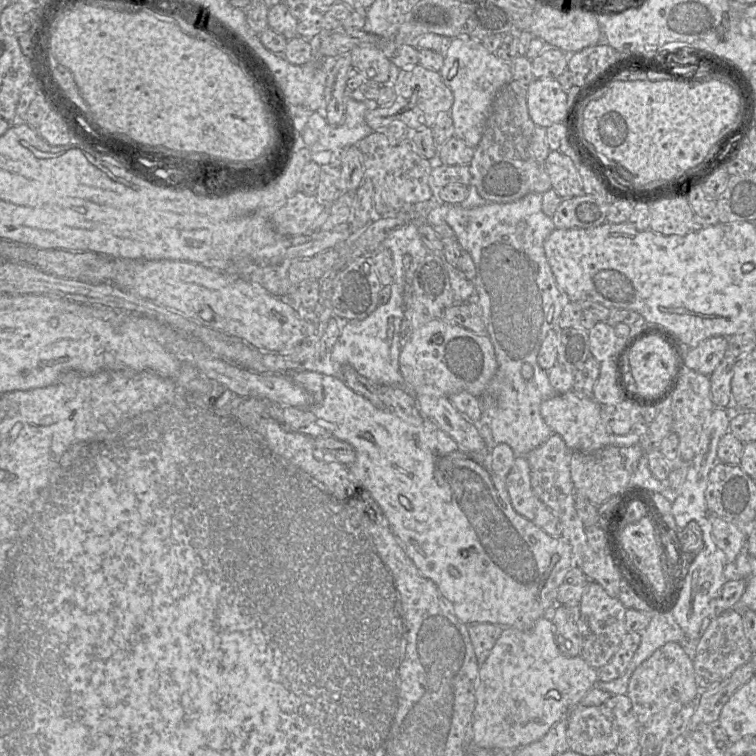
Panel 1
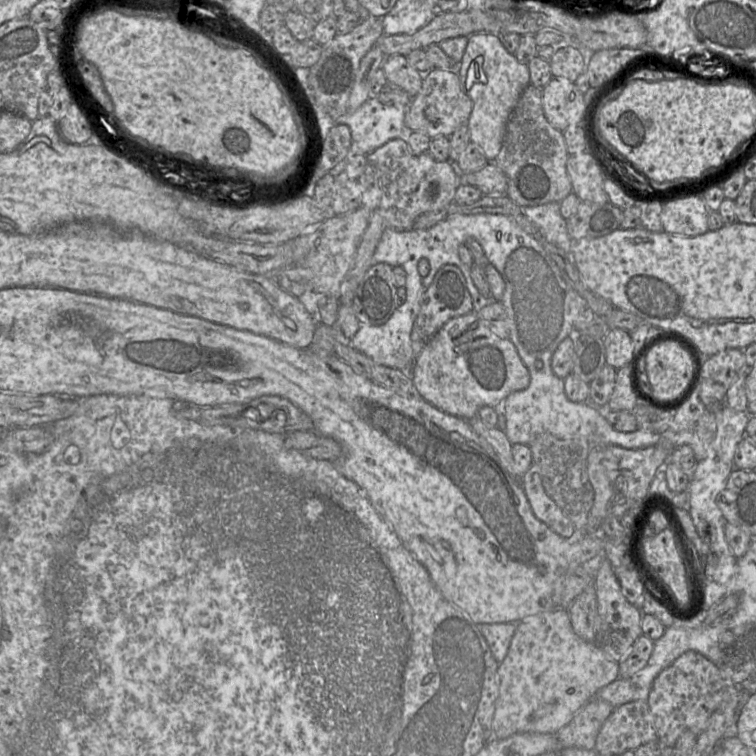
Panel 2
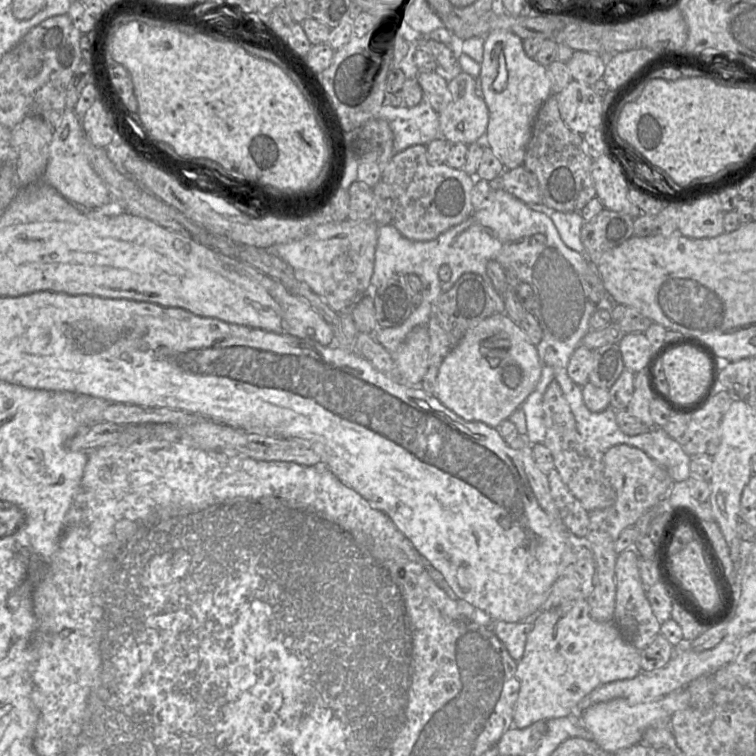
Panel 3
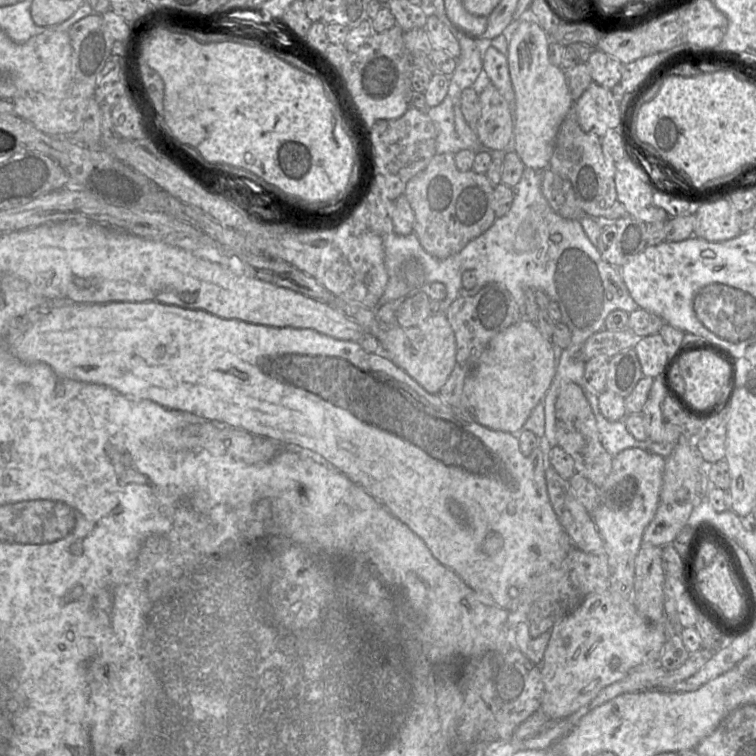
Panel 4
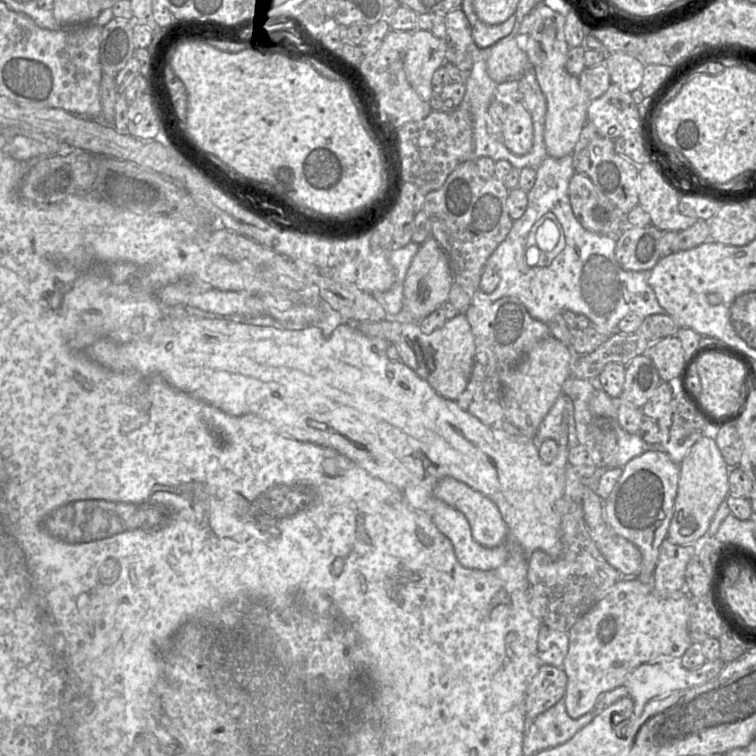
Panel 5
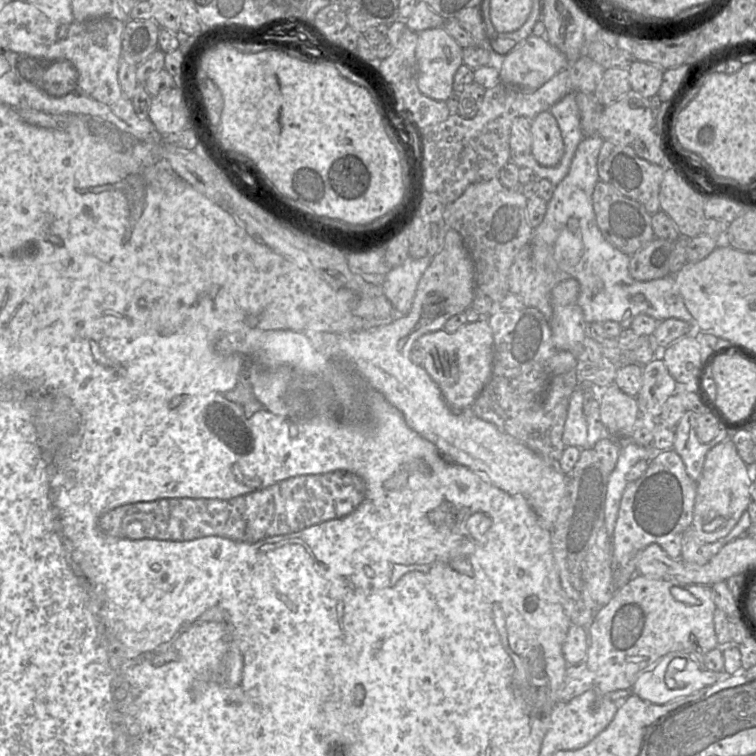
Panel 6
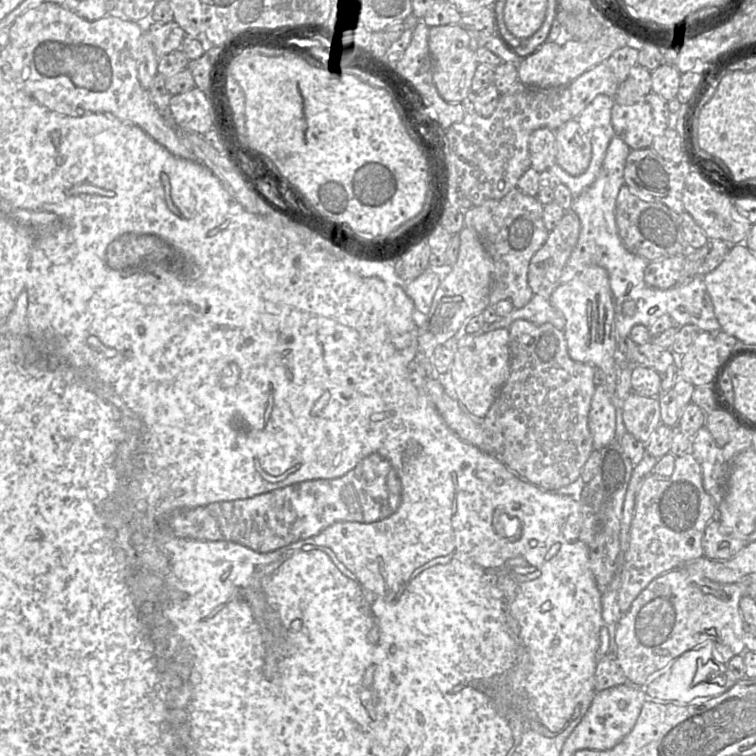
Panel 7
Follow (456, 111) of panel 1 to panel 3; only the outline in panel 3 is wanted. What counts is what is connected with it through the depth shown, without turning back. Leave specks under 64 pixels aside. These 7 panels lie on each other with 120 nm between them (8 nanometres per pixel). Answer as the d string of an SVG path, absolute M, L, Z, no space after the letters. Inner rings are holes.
M492 31L485 36L481 72L475 80L489 111L486 132L477 143L489 148L505 169L522 166L536 115L553 94L546 67L525 53L523 39L518 35Z

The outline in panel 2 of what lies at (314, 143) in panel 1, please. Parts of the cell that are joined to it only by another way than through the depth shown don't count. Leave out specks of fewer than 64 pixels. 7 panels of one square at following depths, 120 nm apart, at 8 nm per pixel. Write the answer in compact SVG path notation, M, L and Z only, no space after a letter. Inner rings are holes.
M369 98L349 116L333 121L350 128L350 154L368 155L392 139L406 141L412 132L404 122L406 108L386 105L376 98Z

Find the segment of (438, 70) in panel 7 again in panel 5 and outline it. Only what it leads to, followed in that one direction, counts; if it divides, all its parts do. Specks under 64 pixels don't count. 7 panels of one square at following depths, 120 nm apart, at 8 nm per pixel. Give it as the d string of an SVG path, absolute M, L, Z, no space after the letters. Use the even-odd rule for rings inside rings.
M417 29L411 33L404 69L410 86L426 102L434 96L432 78L446 62L447 49L448 41L429 31Z

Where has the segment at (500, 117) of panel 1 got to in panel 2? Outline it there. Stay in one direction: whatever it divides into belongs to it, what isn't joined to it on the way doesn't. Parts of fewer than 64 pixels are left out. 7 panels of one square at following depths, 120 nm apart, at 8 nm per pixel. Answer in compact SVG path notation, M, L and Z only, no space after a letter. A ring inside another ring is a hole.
M528 85L519 97L506 125L501 149L493 163L507 178L505 195L522 206L559 203L572 193L566 170L568 151L563 133L546 119L542 107L542 88Z

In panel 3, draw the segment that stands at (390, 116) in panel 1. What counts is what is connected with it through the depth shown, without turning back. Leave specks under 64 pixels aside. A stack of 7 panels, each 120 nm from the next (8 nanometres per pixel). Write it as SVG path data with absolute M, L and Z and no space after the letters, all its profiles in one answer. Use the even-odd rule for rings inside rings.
M461 73L448 83L447 103L443 101L443 108L439 112L439 129L442 139L449 143L472 144L482 138L486 132L489 121L489 111L487 105L479 94L475 78L467 73Z

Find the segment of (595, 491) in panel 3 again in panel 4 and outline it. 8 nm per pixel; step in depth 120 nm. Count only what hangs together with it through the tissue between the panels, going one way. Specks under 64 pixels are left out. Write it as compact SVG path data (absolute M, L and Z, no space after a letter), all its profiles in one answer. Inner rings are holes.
M573 382L562 385L555 403L555 439L556 445L573 458L576 473L597 488L604 484L611 472L613 457L601 443L597 422L583 388Z

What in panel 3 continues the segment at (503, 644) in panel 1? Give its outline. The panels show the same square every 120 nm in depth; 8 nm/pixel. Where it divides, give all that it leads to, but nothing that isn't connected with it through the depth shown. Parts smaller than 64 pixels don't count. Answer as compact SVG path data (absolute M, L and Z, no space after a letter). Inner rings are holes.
M586 599L542 612L528 634L523 656L517 661L519 693L512 728L571 716L579 702L598 687L640 674L640 661L640 650L624 640L612 621L599 622L591 617Z

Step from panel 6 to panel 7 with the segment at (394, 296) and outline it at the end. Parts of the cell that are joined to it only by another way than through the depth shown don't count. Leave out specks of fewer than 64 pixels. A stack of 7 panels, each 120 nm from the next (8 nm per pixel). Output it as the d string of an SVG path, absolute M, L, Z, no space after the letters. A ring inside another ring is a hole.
M452 266L428 267L419 277L404 285L417 312L426 314L429 311L440 283L451 268Z

